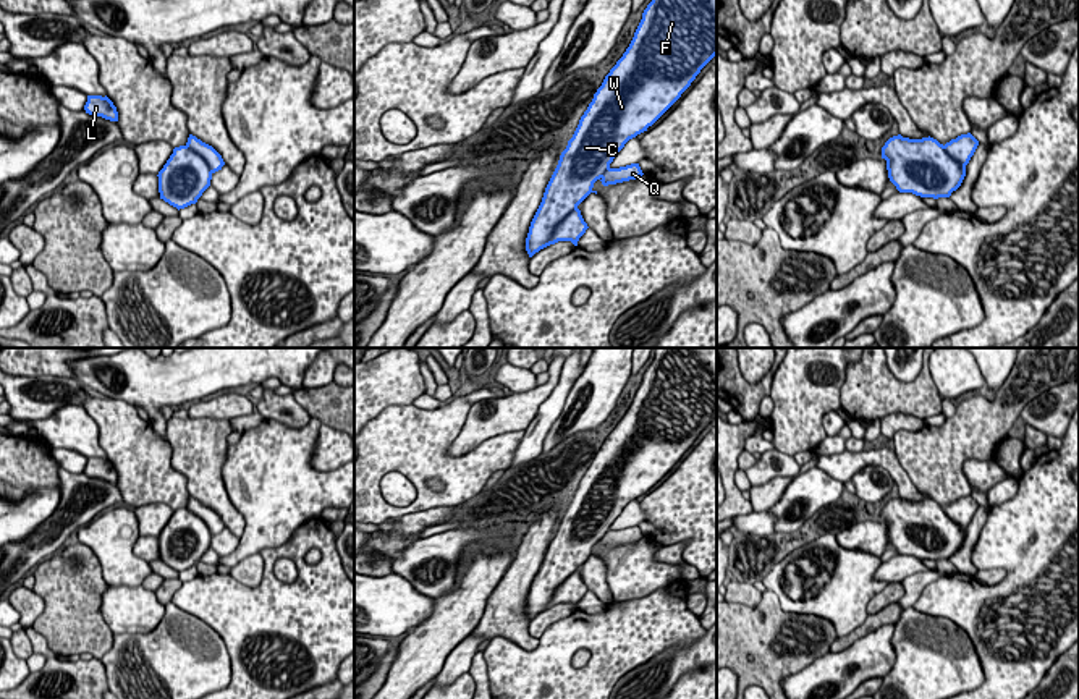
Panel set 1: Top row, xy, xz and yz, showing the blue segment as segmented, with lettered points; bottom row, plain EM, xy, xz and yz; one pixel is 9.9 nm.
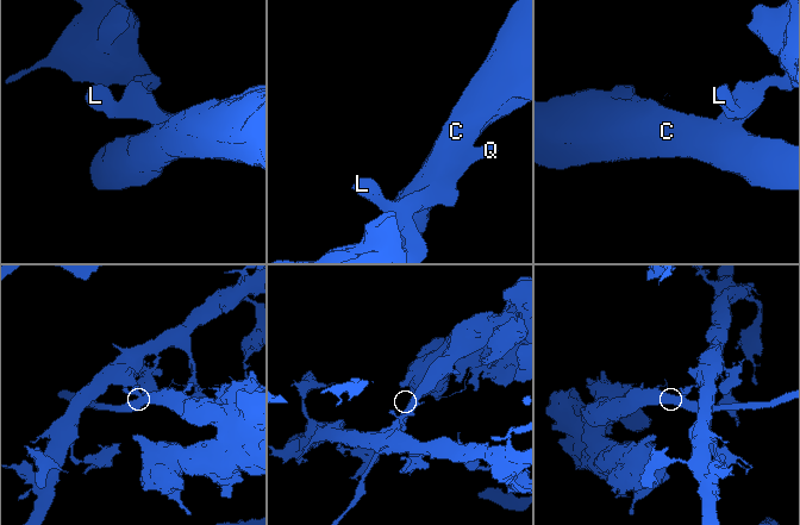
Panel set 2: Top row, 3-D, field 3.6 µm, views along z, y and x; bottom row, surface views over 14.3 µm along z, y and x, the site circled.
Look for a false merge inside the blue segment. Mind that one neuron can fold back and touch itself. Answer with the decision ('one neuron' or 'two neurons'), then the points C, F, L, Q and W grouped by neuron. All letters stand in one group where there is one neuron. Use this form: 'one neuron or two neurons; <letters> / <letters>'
two neurons; C F W / L Q

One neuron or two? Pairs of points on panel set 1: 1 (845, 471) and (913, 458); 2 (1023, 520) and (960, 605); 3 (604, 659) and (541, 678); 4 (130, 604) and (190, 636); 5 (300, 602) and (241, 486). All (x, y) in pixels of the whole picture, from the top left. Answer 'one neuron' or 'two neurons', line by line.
1: two neurons
2: one neuron
3: one neuron
4: two neurons
5: two neurons

